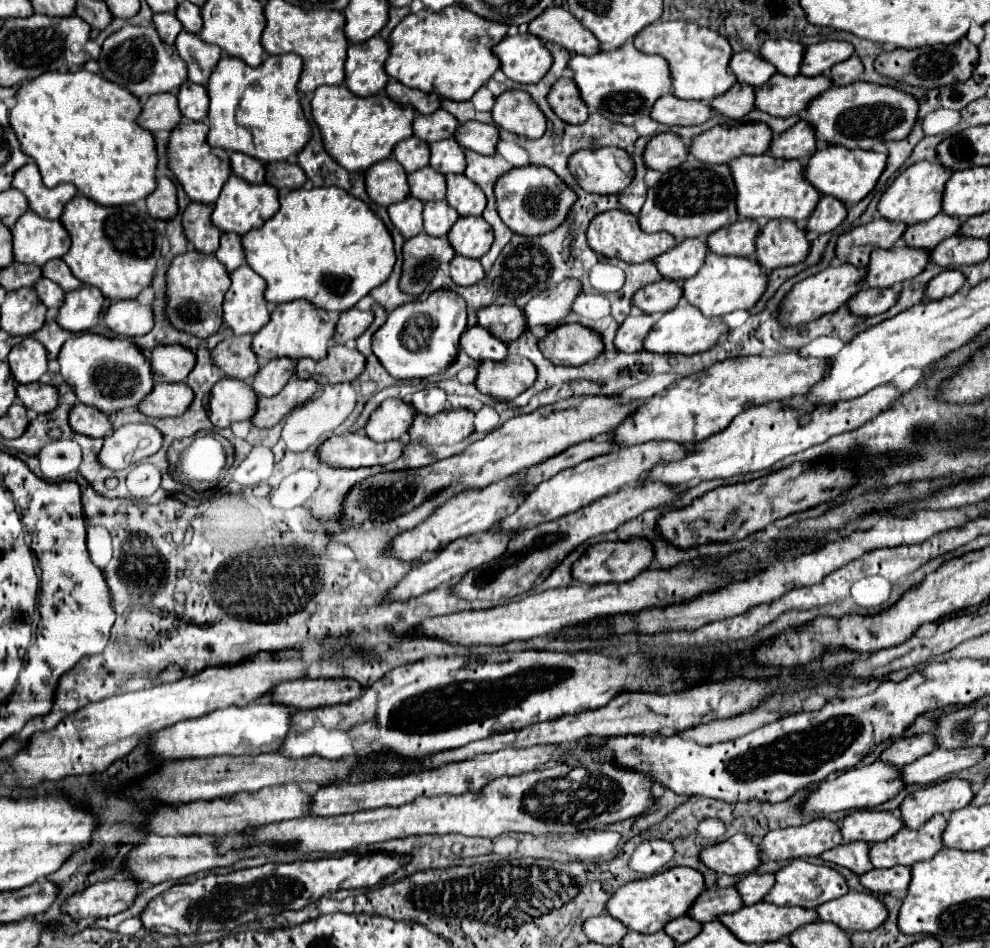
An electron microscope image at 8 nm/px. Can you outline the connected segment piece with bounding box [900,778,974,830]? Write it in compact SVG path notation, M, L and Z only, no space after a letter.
M950 778L940 784L916 790L900 804L906 828L922 828L934 814L950 814L968 806L974 798L972 784L962 778Z

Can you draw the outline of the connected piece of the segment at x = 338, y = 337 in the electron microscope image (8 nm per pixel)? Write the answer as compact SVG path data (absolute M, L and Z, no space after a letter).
M350 308L348 312L342 312L338 318L334 342L336 344L354 342L358 336L362 336L366 332L366 328L370 328L372 320L374 320L374 312L370 312L370 310L362 312L362 310Z

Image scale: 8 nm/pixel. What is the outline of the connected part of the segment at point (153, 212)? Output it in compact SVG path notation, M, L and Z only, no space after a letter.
M162 176L158 178L156 190L146 198L146 206L152 218L156 220L172 220L178 214L178 200L176 200L176 184Z

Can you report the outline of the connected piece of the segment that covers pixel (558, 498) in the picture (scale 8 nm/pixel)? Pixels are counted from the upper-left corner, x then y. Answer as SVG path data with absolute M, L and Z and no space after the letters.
M634 444L632 448L616 448L610 454L584 460L572 468L566 468L564 472L558 472L556 476L552 476L552 480L544 480L544 484L540 484L536 490L532 490L532 494L526 498L526 502L512 516L504 518L500 522L500 526L504 530L532 528L540 522L550 522L564 514L576 512L578 508L590 504L606 494L612 494L626 484L640 480L640 476L644 476L644 472L648 472L648 468L652 468L652 464L656 464L656 460L660 460L660 456L680 456L680 452L684 452L684 448L686 448L686 444Z

